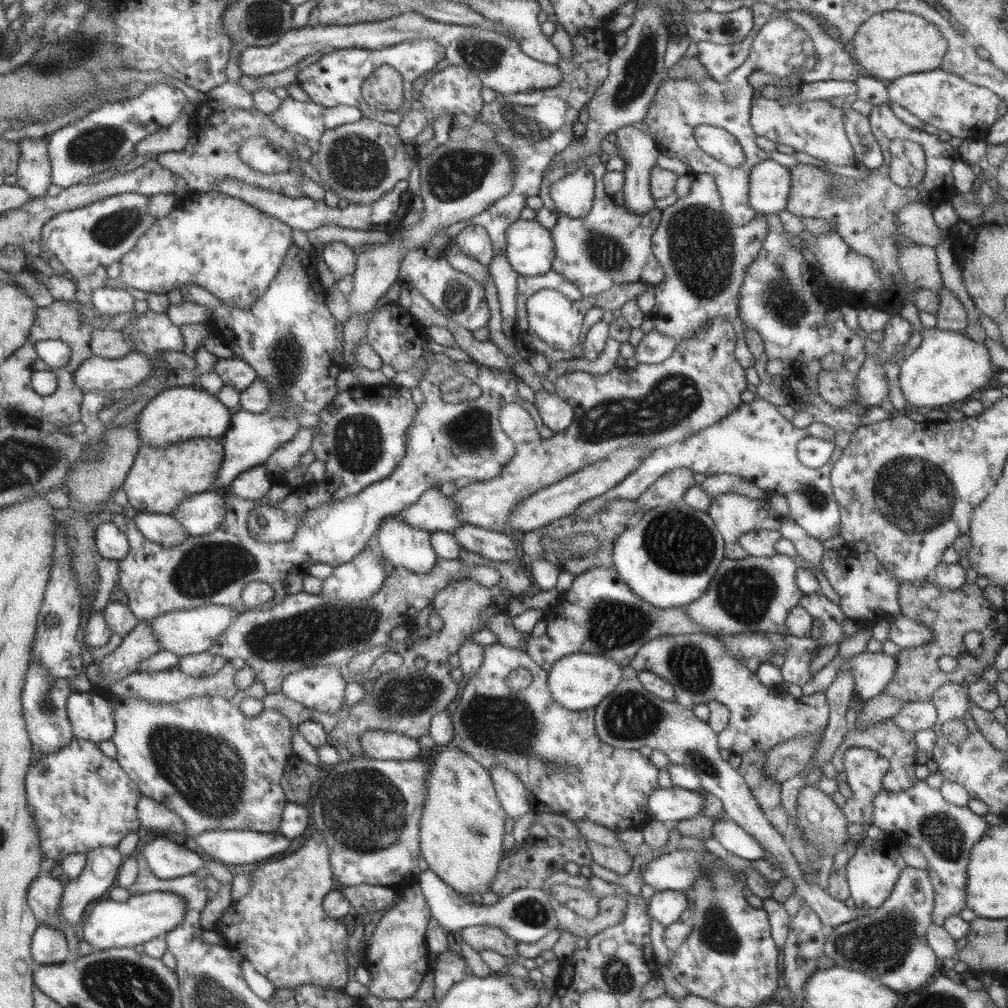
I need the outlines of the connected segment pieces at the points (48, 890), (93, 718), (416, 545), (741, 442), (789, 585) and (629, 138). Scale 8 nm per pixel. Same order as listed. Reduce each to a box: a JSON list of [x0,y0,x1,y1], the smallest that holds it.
[[28,873,65,923],[66,691,114,743],[374,514,439,574],[572,396,843,543],[686,553,804,636],[616,125,661,216]]

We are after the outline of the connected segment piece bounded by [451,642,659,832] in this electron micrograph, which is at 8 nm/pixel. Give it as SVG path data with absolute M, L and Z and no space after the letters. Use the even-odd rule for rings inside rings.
M495 642L484 645L484 660L475 677L467 682L454 714L454 740L451 747L466 752L484 768L504 766L524 784L533 802L546 806L553 814L565 816L572 822L591 821L612 831L628 831L646 826L653 818L648 798L658 785L659 769L634 749L616 748L606 744L597 734L595 708L568 710L554 700L547 684L548 671L538 666L526 651ZM526 667L533 674L533 682L523 692L512 692L506 678L512 670Z

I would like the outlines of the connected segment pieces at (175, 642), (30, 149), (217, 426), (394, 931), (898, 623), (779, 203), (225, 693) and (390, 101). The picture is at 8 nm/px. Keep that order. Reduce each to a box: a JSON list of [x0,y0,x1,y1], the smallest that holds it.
[[150,604,240,657],[17,138,52,198],[138,387,231,448],[361,887,432,1001],[890,614,934,648],[750,158,792,214],[87,659,238,704],[362,64,404,112]]

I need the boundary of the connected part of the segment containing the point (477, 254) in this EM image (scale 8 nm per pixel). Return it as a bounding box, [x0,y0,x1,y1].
[454,224,495,267]

